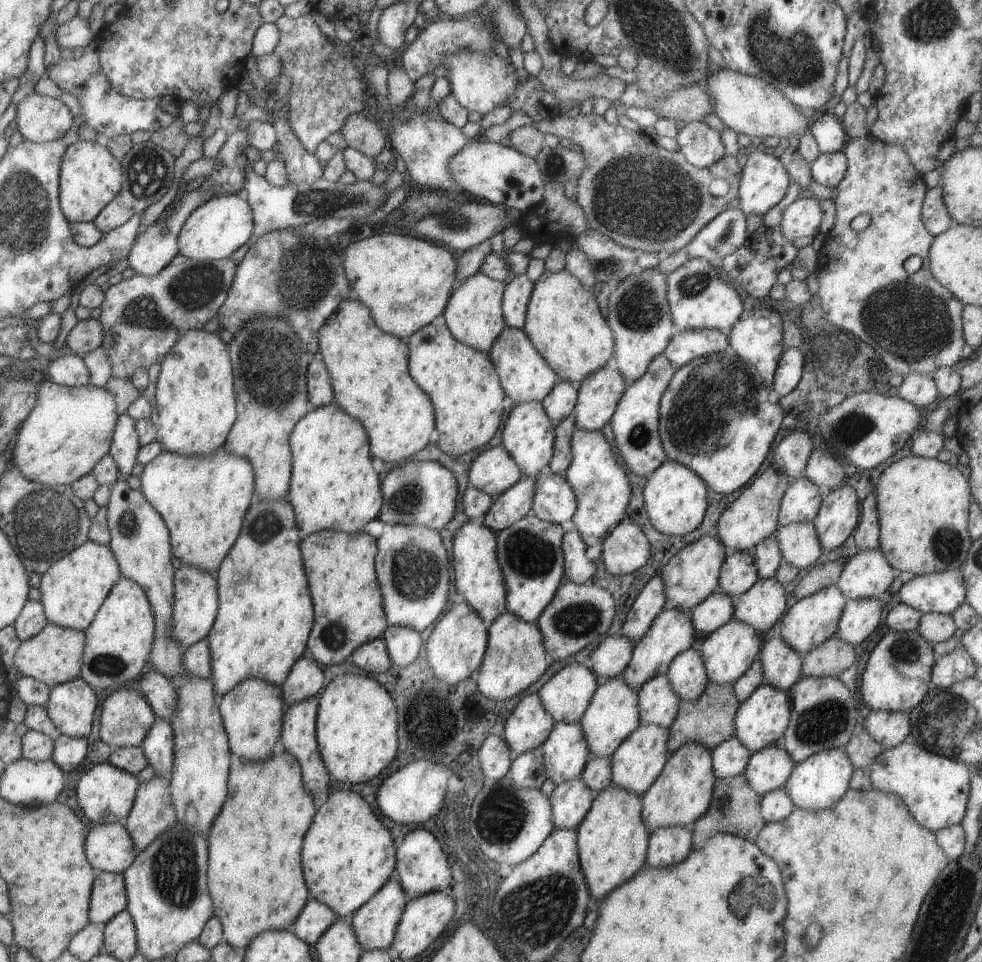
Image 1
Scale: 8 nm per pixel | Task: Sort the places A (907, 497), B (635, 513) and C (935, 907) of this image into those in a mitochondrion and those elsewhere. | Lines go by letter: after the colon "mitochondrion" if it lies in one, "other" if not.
A: other
B: other
C: mitochondrion

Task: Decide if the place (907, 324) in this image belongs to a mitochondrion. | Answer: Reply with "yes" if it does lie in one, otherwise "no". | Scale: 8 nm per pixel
yes

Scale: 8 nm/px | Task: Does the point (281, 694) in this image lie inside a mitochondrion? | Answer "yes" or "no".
no

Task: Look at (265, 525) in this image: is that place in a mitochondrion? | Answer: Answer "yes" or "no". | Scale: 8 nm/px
yes

